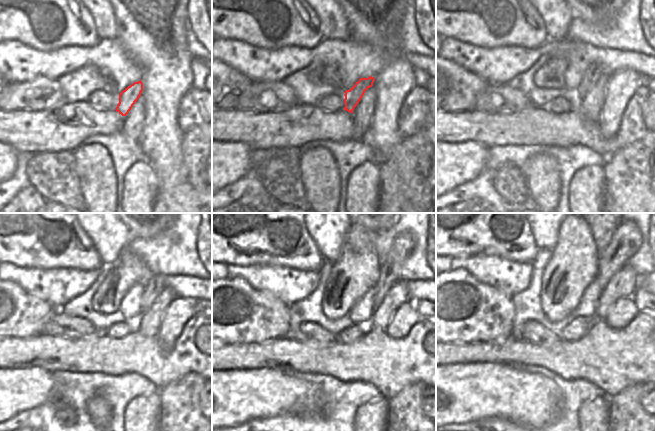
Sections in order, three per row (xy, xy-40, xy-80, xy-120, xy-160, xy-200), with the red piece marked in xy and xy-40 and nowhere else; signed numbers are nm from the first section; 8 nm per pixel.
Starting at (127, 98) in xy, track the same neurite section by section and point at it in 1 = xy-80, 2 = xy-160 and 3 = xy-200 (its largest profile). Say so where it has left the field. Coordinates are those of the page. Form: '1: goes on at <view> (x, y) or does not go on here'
1: goes on at xy-80 (591, 77)
2: goes on at xy-160 (403, 244)
3: goes on at xy-200 (626, 240)

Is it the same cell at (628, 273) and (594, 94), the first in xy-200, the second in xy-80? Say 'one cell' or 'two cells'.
one cell

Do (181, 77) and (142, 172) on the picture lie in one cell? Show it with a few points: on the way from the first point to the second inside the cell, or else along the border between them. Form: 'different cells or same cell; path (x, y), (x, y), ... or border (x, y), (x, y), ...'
different cells; border (145, 159), (152, 167), (157, 182)

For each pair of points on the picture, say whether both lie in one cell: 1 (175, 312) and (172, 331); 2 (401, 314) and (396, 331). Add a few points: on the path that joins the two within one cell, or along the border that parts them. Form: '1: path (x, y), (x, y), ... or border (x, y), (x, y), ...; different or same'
1: path (175, 317), (172, 326); same
2: path (401, 318), (401, 323), (398, 327); same

